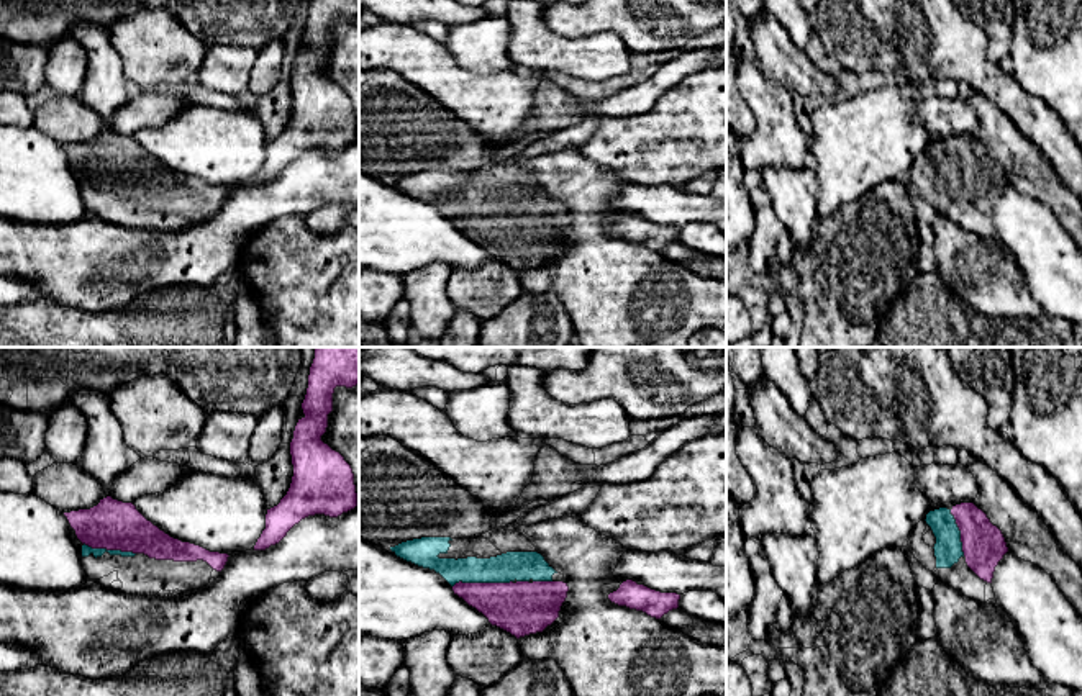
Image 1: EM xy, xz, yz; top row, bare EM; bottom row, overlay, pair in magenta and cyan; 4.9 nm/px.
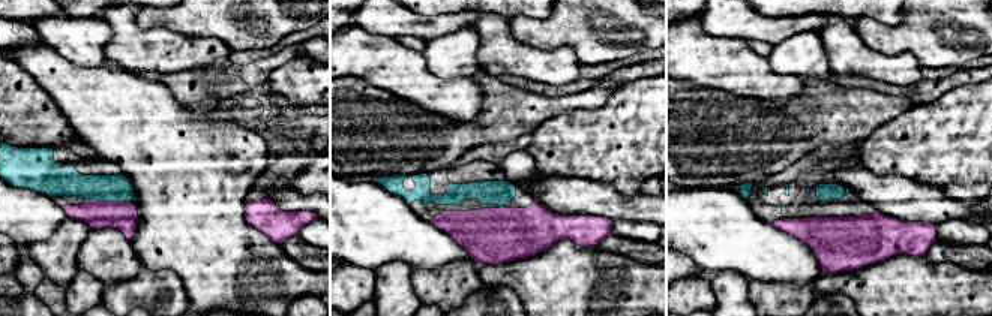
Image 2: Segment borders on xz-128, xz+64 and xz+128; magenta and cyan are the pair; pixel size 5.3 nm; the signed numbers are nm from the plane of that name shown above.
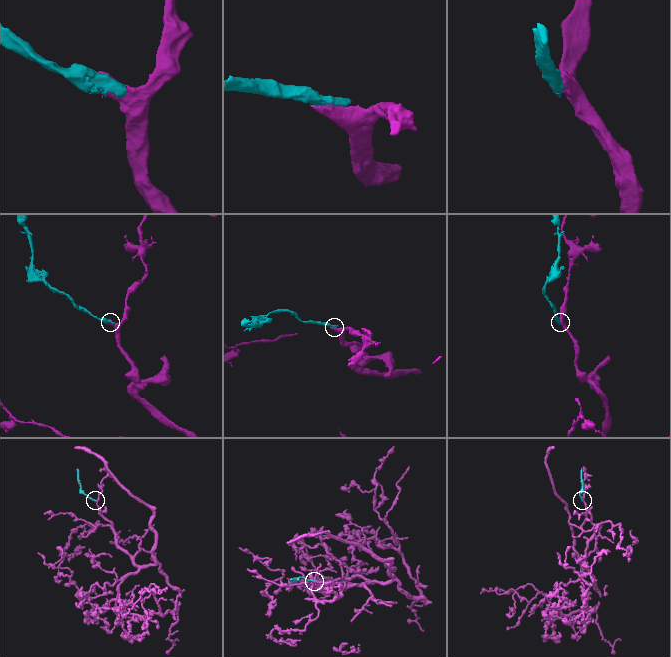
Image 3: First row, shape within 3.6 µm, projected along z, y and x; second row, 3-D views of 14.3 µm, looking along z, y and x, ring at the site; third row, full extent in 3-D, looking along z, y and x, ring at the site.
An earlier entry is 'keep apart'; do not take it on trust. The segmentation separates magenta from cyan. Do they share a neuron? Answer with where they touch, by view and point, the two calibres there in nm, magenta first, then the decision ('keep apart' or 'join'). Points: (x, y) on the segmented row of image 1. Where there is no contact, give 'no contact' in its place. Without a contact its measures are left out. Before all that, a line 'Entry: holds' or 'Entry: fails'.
Entry: fails
xz (482, 583) | 260/140 nm | join

